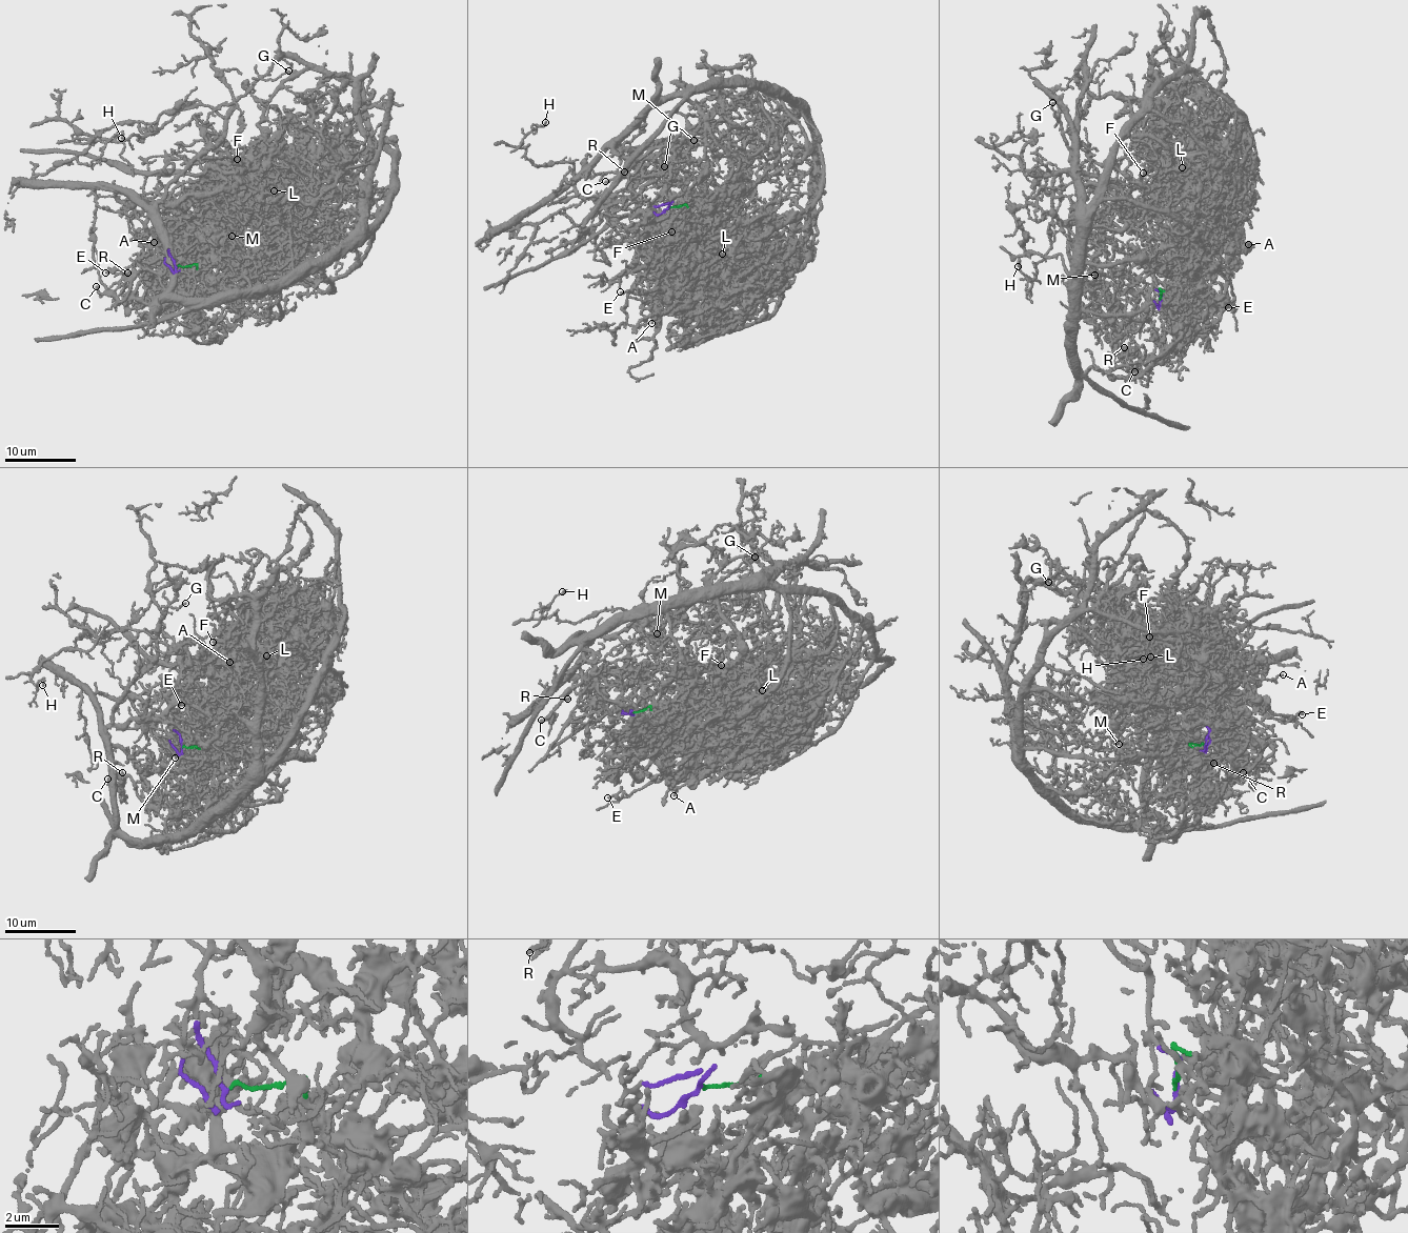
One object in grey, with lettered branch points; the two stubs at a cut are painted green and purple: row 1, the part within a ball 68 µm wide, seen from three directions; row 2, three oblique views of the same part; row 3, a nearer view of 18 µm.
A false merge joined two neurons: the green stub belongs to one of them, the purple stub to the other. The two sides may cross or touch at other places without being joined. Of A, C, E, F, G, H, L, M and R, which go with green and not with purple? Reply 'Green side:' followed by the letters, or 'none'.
Green side: A, E, F, L

